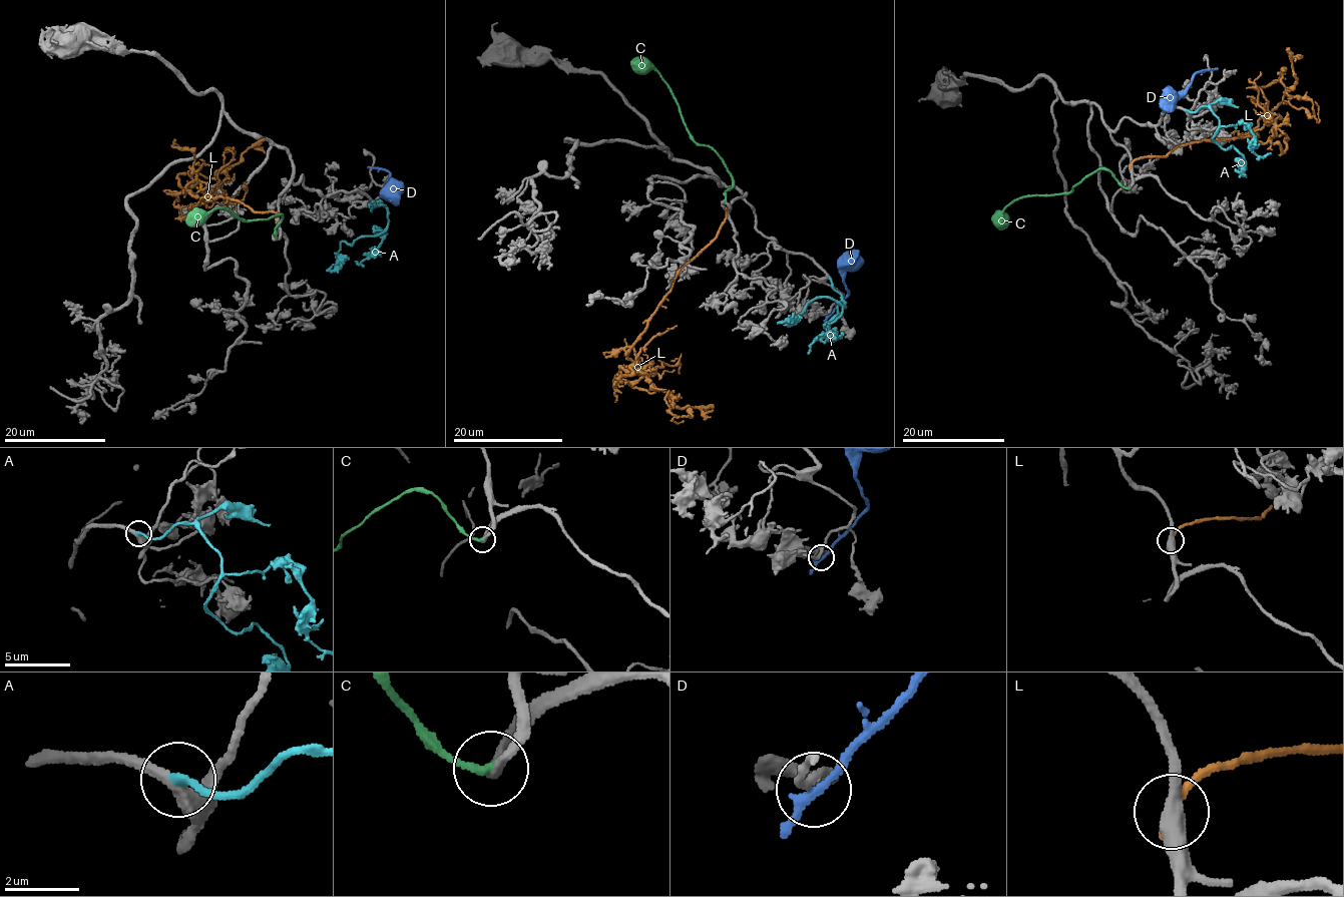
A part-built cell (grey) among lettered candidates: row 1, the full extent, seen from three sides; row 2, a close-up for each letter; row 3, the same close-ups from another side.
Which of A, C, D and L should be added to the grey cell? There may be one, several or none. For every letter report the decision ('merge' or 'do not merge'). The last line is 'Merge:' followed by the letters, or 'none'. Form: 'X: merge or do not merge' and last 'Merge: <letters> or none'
A: merge
C: do not merge
D: do not merge
L: do not merge
Merge: A

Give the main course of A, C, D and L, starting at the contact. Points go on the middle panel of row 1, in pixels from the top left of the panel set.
A: (829, 277), (845, 307), (830, 297), (816, 297), (788, 325), (791, 324), (777, 323)
C: (725, 201), (725, 191), (732, 185), (732, 174), (713, 149), (694, 139), (672, 89), (657, 70), (630, 62)
D: (828, 315), (849, 292), (844, 274), (854, 264), (853, 255), (857, 250)
L: (725, 209), (633, 346), (641, 370), (619, 369), (630, 385), (670, 394), (670, 421), (683, 420)

